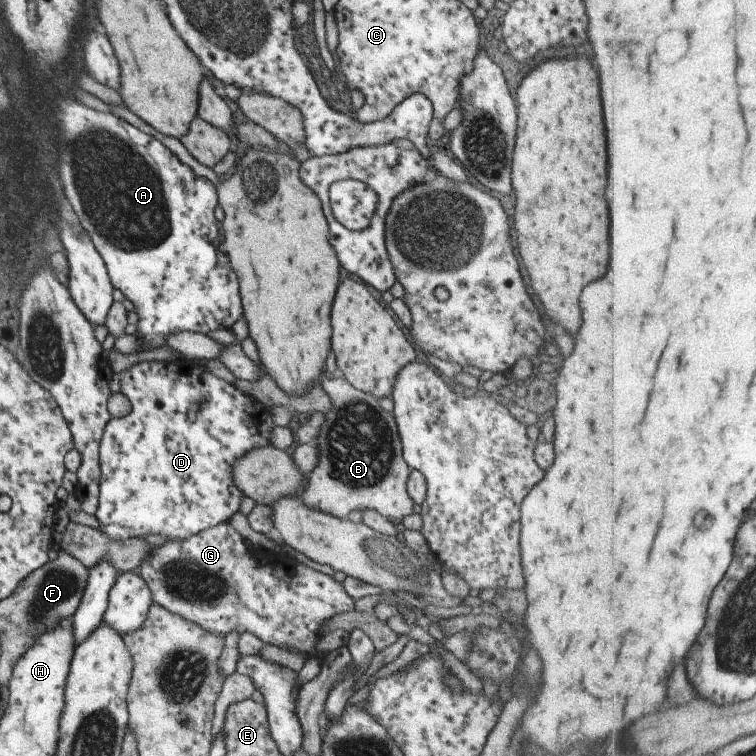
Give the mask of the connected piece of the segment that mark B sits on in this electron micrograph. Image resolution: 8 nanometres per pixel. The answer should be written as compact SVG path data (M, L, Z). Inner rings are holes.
M321 374L319 383L332 401L332 410L326 414L320 436L315 440L319 448L319 463L306 476L307 486L301 500L307 507L346 519L352 510L372 509L399 525L410 516L415 502L407 491L411 469L403 457L403 446L392 412L380 406L380 399L354 388L346 379L335 379Z

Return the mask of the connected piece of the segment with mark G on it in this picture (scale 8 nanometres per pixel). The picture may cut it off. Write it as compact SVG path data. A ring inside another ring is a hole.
M228 522L201 530L198 534L195 534L186 540L175 540L174 542L164 544L164 546L156 547L153 553L143 561L138 568L138 572L148 583L154 603L158 603L160 606L167 608L171 613L182 616L182 618L185 618L187 621L199 624L208 632L219 634L226 638L228 634L234 634L234 632L236 632L236 634L242 634L244 631L248 631L254 634L254 636L257 636L264 643L273 644L280 648L286 648L286 650L292 650L292 652L303 653L306 660L308 660L310 656L317 657L318 652L316 651L316 644L318 644L318 641L324 636L324 633L321 632L322 626L324 626L324 623L328 622L335 614L354 610L355 600L350 598L349 594L345 593L342 583L335 582L332 576L325 575L322 572L315 571L307 566L296 566L296 574L294 574L294 576L292 576L292 570L290 570L290 568L286 568L286 570L282 568L282 570L280 570L280 576L276 576L276 578L274 578L274 570L256 570L258 566L268 564L268 562L260 562L260 560L256 562L254 553L258 552L260 552L260 550L254 549Z

